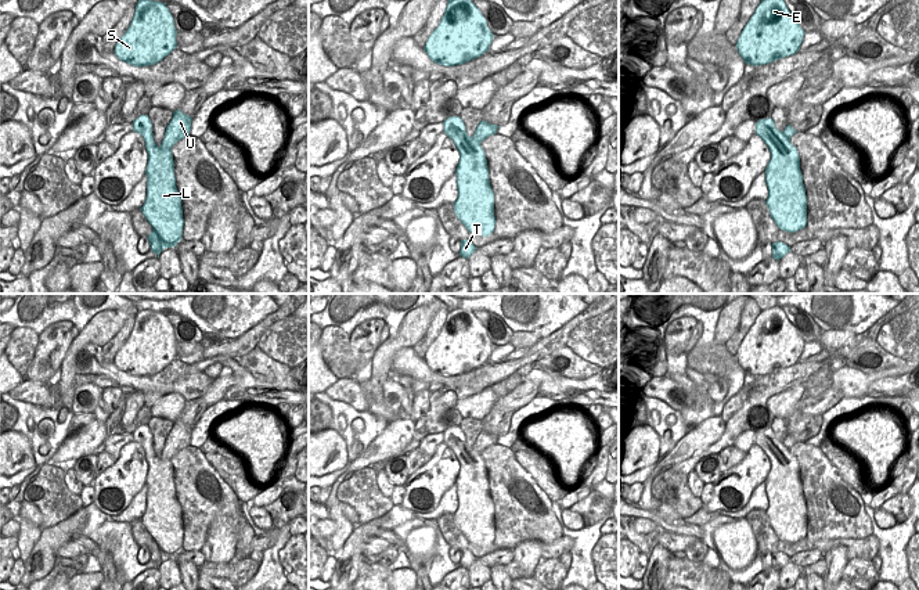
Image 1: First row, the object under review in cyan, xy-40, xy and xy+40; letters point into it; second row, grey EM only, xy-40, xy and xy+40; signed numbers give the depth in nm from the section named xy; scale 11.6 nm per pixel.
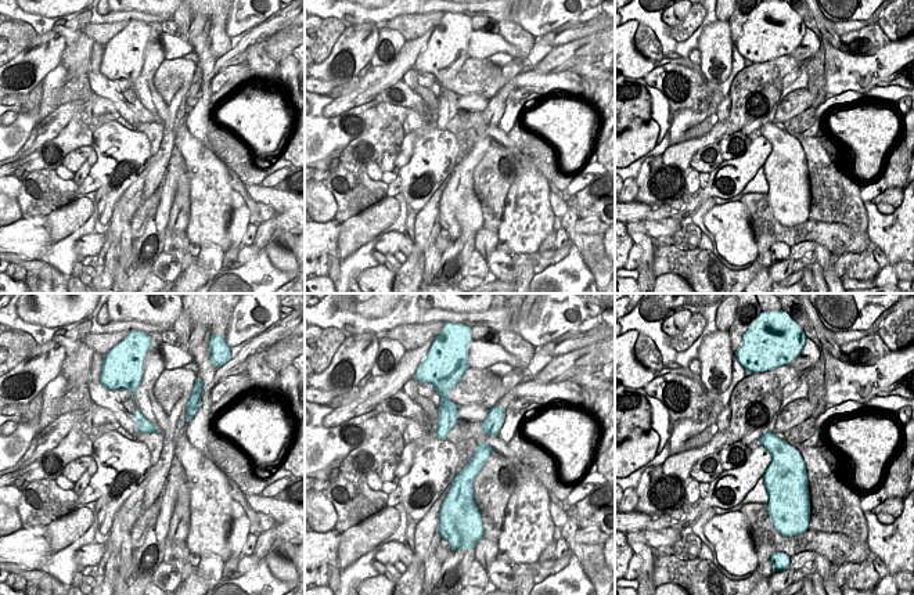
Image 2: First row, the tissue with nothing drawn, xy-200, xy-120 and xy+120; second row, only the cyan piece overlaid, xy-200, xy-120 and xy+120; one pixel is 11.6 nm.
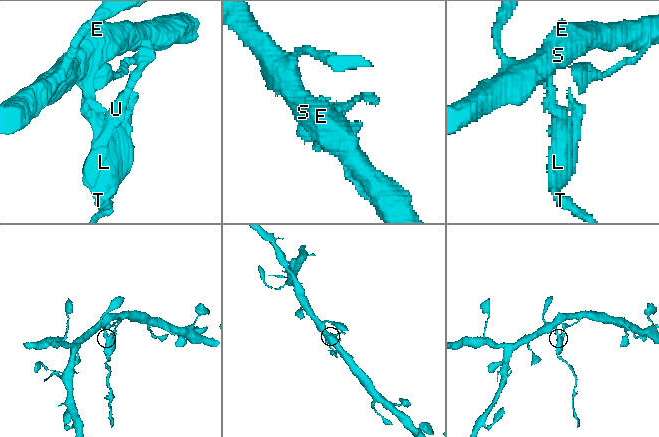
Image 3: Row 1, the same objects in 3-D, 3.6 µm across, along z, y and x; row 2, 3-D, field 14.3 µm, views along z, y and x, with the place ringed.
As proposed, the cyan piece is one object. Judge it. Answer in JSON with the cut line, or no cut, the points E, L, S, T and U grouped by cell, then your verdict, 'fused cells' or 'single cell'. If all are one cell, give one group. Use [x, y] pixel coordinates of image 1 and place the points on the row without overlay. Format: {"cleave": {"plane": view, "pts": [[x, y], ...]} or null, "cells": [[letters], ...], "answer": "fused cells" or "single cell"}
{"cleave": {"plane": "xy+40", "pts": [[778, 441], [774, 446], [767, 446], [763, 450]]}, "cells": [["E", "S"], ["L", "T", "U"]], "answer": "fused cells"}

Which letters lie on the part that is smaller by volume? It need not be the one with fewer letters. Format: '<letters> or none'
L, T, U

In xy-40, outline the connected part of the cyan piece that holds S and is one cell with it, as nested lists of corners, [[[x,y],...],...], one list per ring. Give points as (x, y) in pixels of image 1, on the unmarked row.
[[[138,310],[130,337],[113,363],[133,377],[155,375],[177,357],[176,345],[166,313]]]

